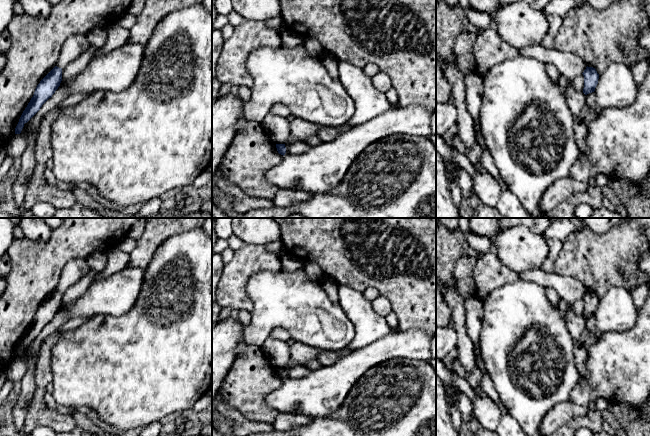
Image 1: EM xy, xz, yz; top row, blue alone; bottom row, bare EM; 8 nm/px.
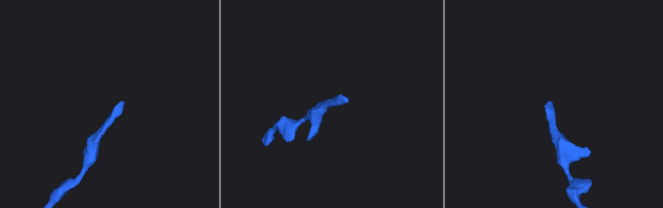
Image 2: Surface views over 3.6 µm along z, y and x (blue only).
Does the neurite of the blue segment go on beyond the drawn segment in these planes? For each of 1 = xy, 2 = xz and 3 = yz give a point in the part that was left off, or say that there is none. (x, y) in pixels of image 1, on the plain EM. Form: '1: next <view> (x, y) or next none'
1: next none
2: next none
3: next none

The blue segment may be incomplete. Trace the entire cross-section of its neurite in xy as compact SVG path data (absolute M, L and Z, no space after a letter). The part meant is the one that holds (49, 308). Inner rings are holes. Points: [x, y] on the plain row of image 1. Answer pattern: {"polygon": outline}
{"polygon": "M55 290L37 309L34 319L23 335L15 352L15 358L20 358L24 348L27 347L52 321L62 305L62 292Z"}

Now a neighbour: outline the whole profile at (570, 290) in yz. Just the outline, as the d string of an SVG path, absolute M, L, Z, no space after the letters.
M541 269L525 271L519 275L519 279L534 281L544 288L555 289L567 305L571 305L581 299L587 291L583 283L578 279L569 276L559 276L555 273L546 273Z

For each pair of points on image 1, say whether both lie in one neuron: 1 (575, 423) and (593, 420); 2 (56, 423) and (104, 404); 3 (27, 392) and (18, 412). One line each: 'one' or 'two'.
1: one
2: two
3: one

